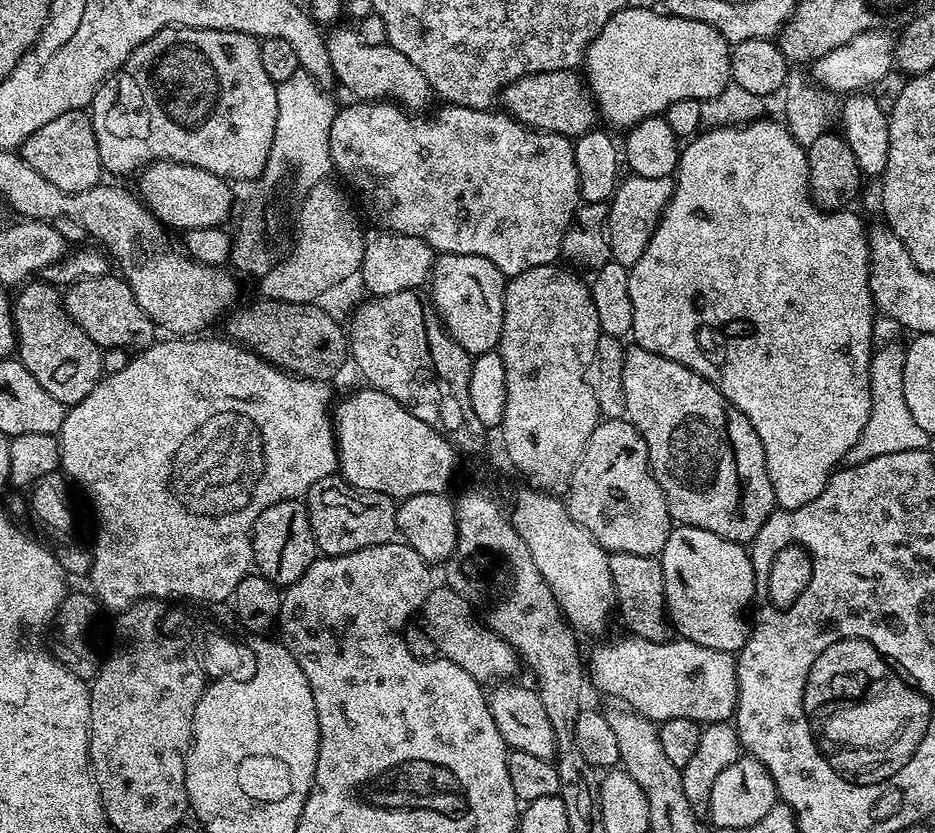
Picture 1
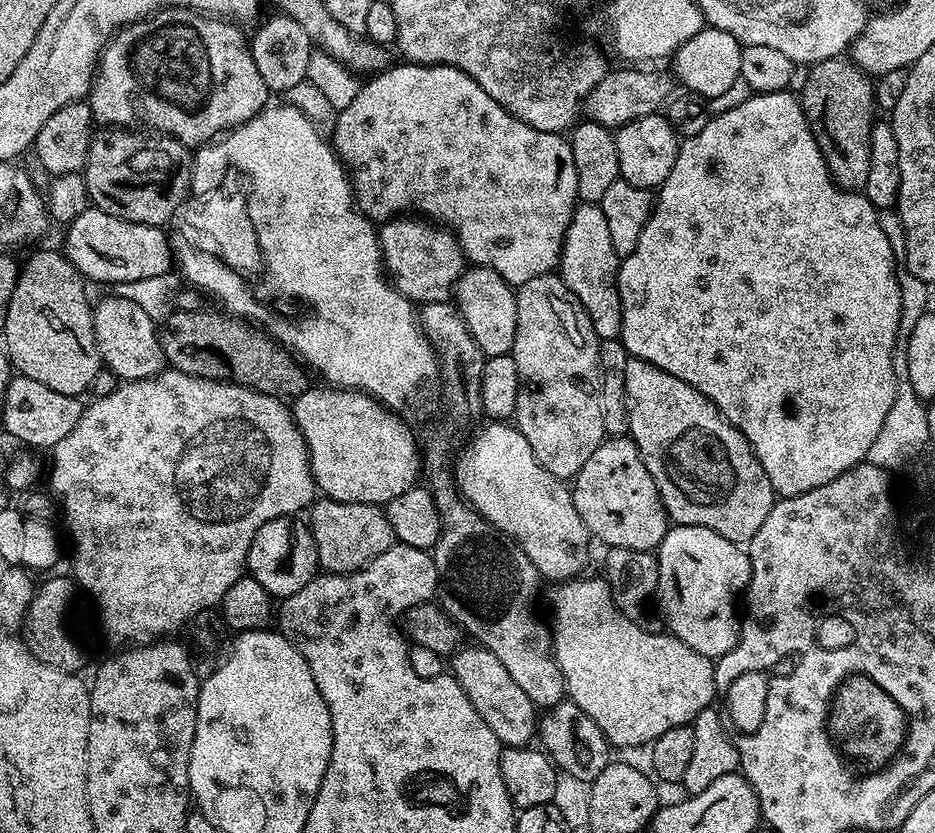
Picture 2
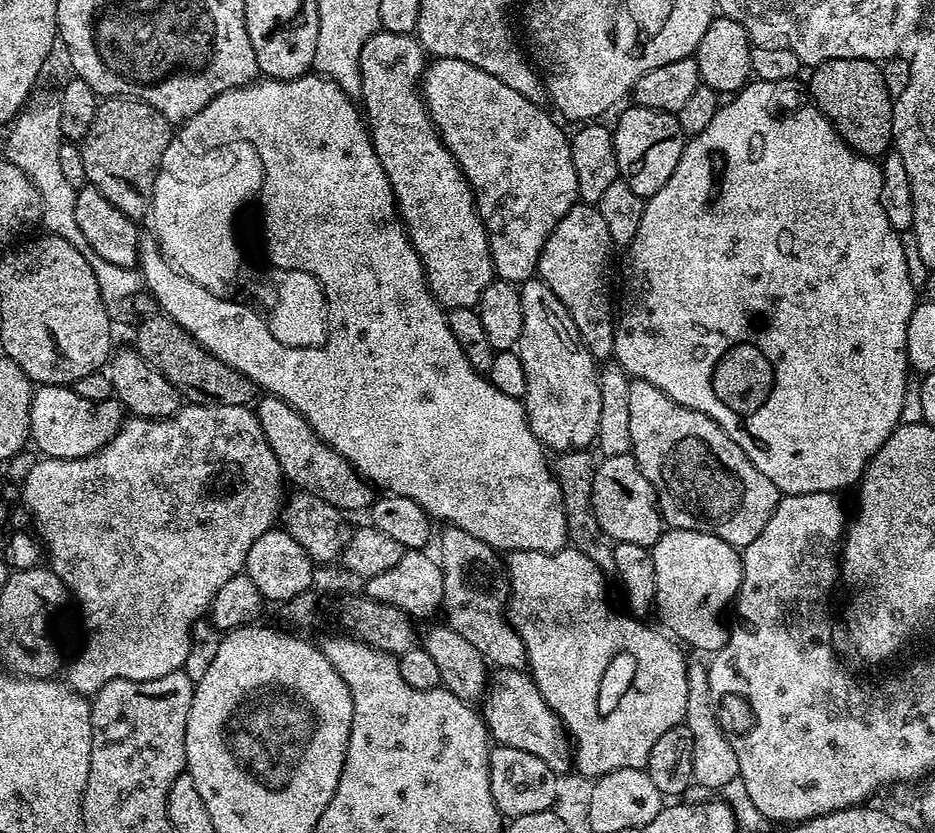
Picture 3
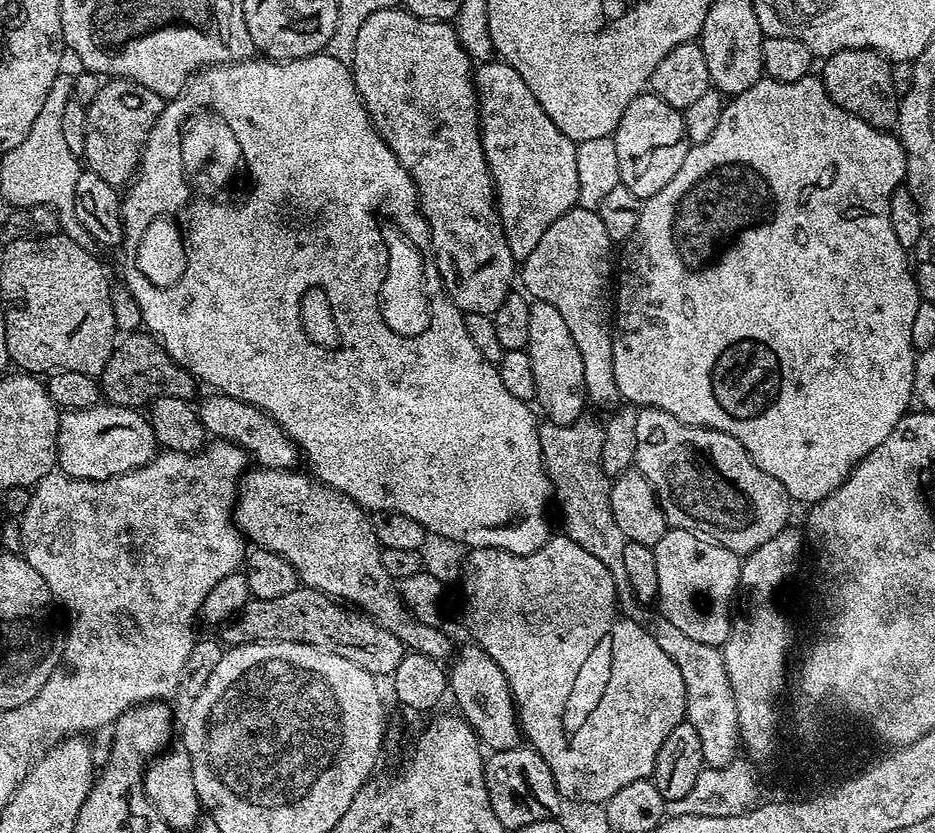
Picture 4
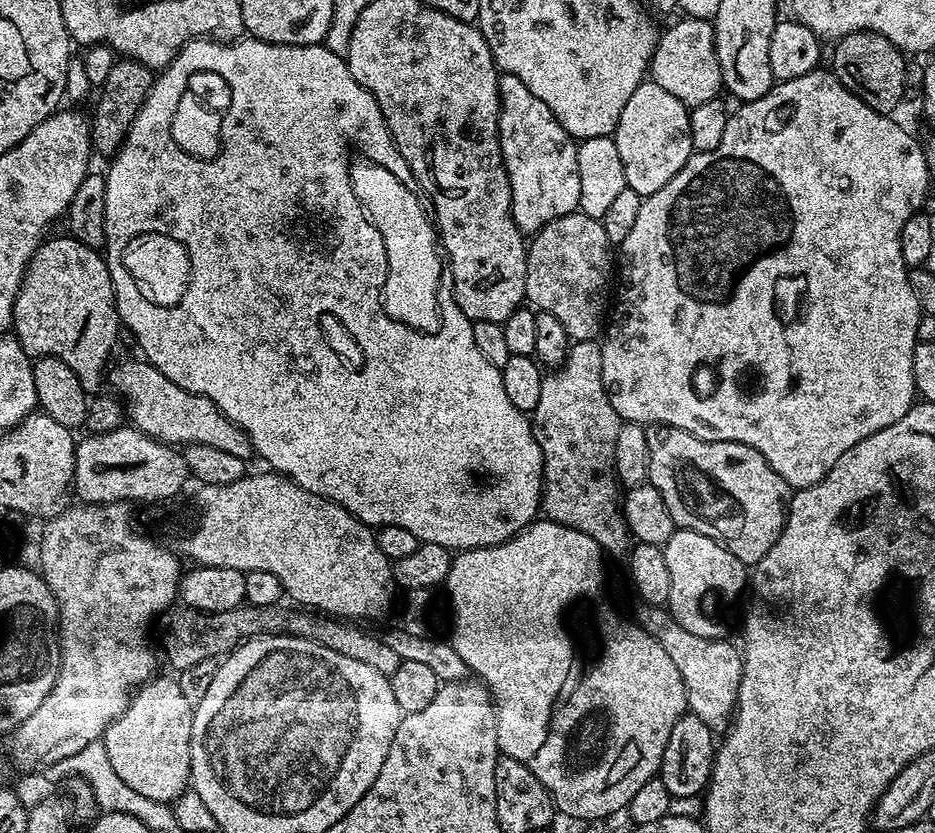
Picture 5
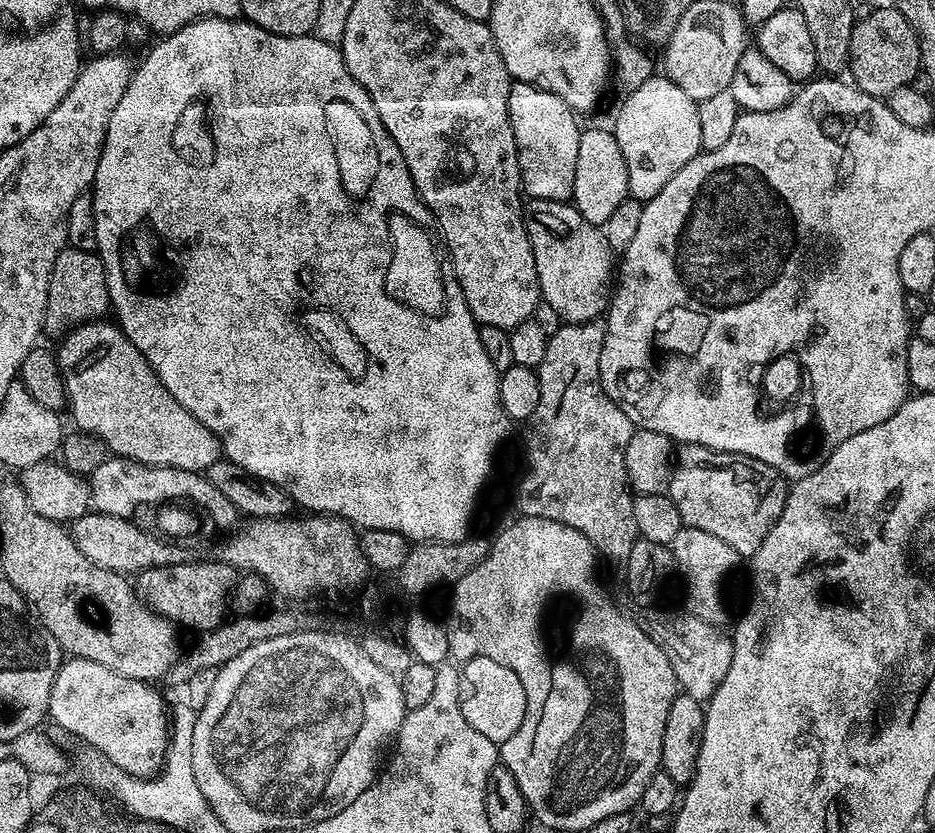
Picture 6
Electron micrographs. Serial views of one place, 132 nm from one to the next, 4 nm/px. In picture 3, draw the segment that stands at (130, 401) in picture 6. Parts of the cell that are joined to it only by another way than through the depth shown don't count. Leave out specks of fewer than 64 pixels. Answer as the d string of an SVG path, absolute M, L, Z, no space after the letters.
M267 394L255 401L254 411L266 434L266 442L270 442L270 448L274 450L289 485L296 484L292 486L330 502L330 506L339 508L345 514L356 512L359 508L367 509L371 505L374 499L373 485L313 430L301 412L282 398Z

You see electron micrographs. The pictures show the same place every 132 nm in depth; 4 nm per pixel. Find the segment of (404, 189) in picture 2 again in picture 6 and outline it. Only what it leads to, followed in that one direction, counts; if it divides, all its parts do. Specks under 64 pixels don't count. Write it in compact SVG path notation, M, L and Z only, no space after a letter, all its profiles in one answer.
M519 82L513 83L510 90L508 113L514 130L523 191L534 200L571 201L582 131L582 124L576 121L579 120L577 113L566 101L558 98L558 94Z

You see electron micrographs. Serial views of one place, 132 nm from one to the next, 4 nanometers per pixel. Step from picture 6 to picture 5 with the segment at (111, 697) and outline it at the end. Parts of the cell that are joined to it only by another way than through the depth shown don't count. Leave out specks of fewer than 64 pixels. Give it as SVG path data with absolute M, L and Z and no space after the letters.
M153 678L136 689L126 710L117 720L110 722L102 741L115 774L122 782L138 791L145 798L171 805L189 791L192 778L192 714L194 706L186 702L179 683L175 679Z

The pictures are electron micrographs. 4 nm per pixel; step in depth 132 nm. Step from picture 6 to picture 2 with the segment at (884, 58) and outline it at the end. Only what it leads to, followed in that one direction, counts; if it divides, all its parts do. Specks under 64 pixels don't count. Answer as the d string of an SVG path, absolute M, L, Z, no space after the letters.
M835 56L829 60L819 60L809 67L809 78L805 88L798 92L806 122L822 150L822 158L832 175L832 181L849 192L860 192L866 186L866 177L870 175L870 134L878 123L878 107L873 77L863 72L851 59Z

